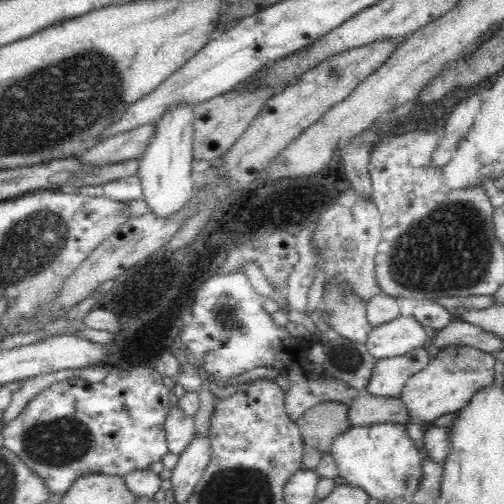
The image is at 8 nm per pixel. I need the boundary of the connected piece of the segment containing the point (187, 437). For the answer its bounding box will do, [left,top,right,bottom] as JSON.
[163,404,194,454]

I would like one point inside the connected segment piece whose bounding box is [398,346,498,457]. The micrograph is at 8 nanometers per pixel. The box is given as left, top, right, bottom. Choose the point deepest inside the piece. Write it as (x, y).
(446, 383)

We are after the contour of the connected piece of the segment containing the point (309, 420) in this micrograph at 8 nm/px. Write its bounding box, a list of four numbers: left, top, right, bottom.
[297,401,351,453]

